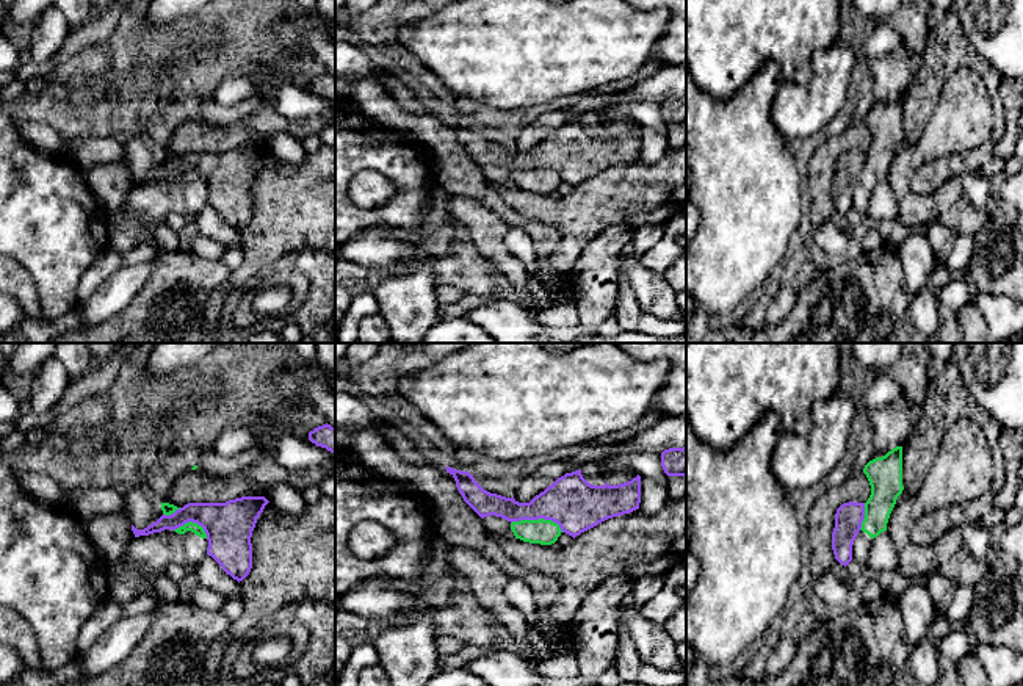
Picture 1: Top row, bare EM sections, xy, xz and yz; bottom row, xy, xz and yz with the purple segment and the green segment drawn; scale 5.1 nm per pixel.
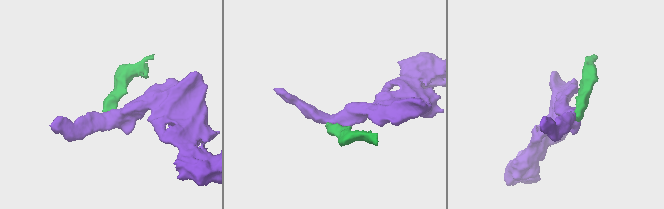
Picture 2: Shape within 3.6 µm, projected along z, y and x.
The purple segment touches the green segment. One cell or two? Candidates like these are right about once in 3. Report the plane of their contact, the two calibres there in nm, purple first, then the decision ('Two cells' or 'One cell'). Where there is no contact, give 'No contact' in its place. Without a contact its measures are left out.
Touches purple in xz. Thickness 260 nm (purple) against 130 nm. Two cells

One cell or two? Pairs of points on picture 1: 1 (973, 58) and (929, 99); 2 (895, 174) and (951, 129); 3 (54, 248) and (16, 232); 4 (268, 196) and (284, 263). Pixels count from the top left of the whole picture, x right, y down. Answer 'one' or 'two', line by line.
1: one
2: one
3: one
4: two

